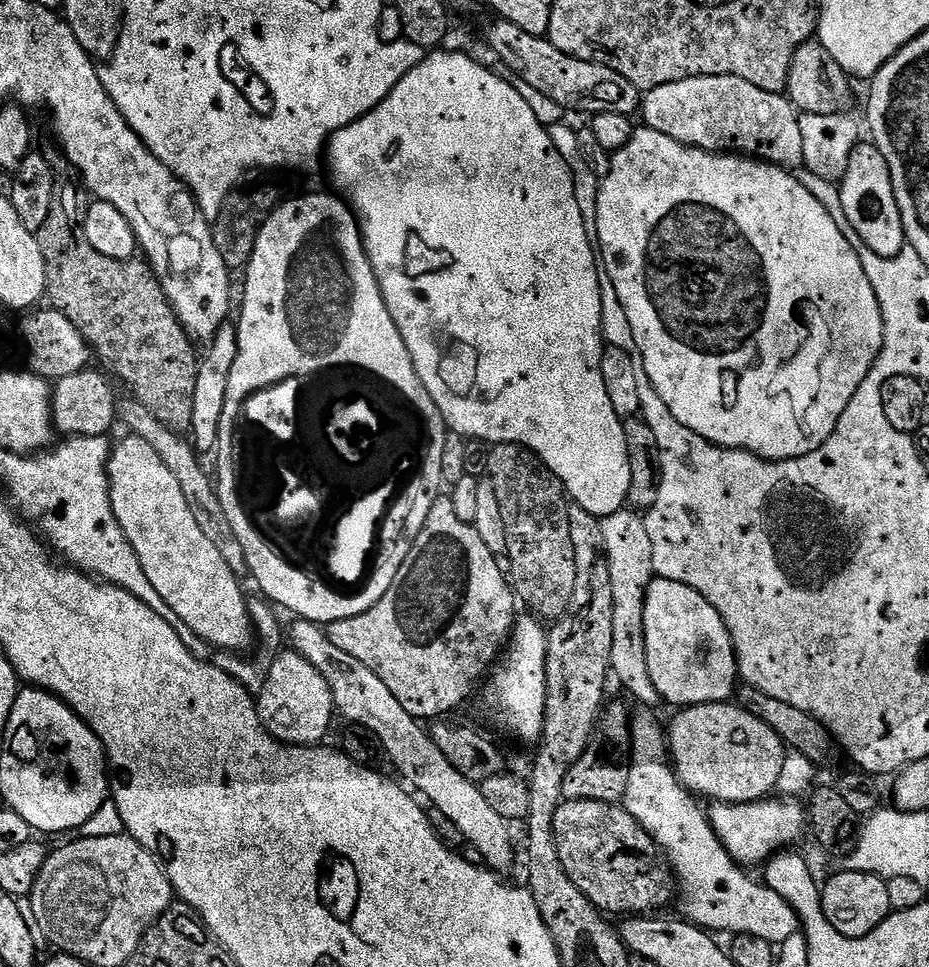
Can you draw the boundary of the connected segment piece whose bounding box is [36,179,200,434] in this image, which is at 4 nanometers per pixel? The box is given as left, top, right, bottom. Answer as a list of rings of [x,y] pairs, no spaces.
[[[73,180],[55,181],[52,209],[46,222],[36,233],[36,241],[46,262],[47,303],[57,312],[66,314],[66,318],[70,318],[70,322],[78,326],[95,359],[100,359],[99,367],[109,377],[117,381],[120,379],[132,391],[129,393],[138,402],[142,402],[142,406],[146,406],[146,410],[150,410],[150,414],[154,414],[158,422],[162,422],[162,426],[181,434],[187,433],[194,418],[194,382],[198,382],[200,369],[198,352],[196,356],[197,345],[172,311],[172,304],[162,290],[151,264],[140,258],[133,258],[127,262],[106,258],[106,254],[98,254],[98,250],[90,246],[84,233],[82,204],[80,208],[81,189],[77,181]]]

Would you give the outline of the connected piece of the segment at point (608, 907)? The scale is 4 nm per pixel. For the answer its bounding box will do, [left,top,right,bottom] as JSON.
[554,800,674,914]

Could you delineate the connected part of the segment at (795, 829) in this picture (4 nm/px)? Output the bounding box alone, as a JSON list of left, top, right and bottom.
[707,798,806,866]

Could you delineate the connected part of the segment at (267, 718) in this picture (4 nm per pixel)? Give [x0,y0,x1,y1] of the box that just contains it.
[257,648,336,747]

